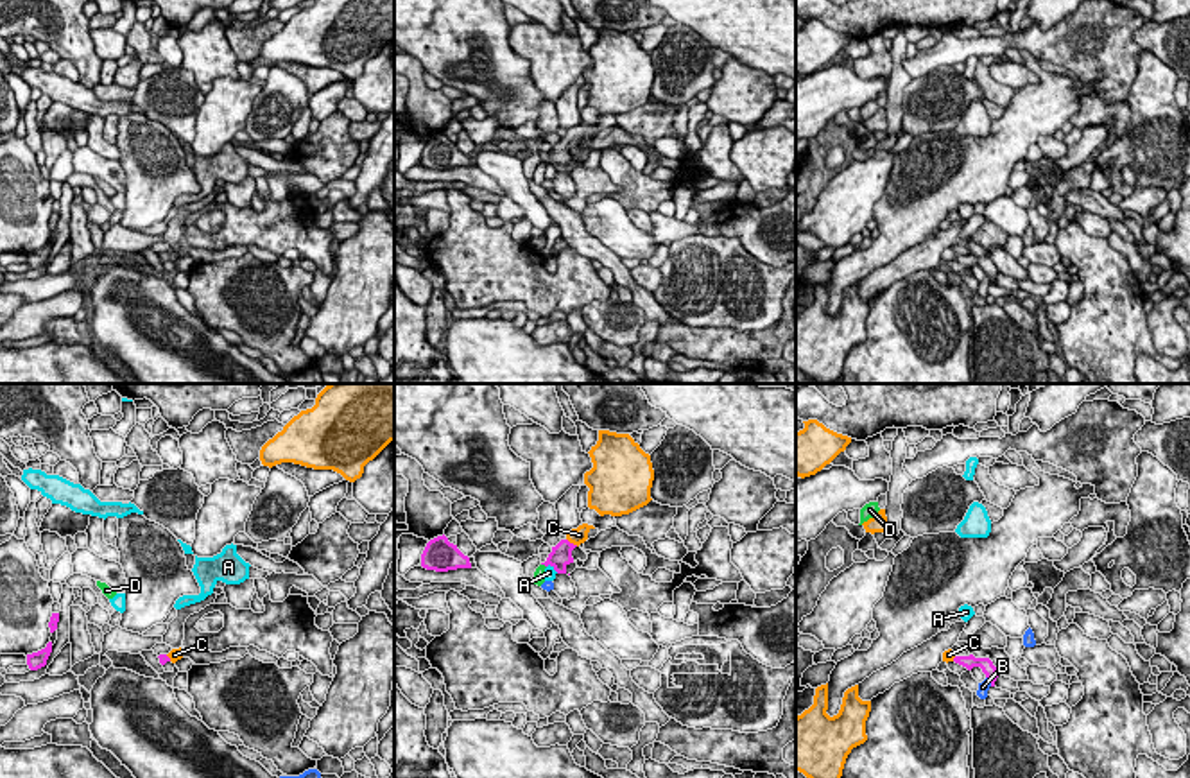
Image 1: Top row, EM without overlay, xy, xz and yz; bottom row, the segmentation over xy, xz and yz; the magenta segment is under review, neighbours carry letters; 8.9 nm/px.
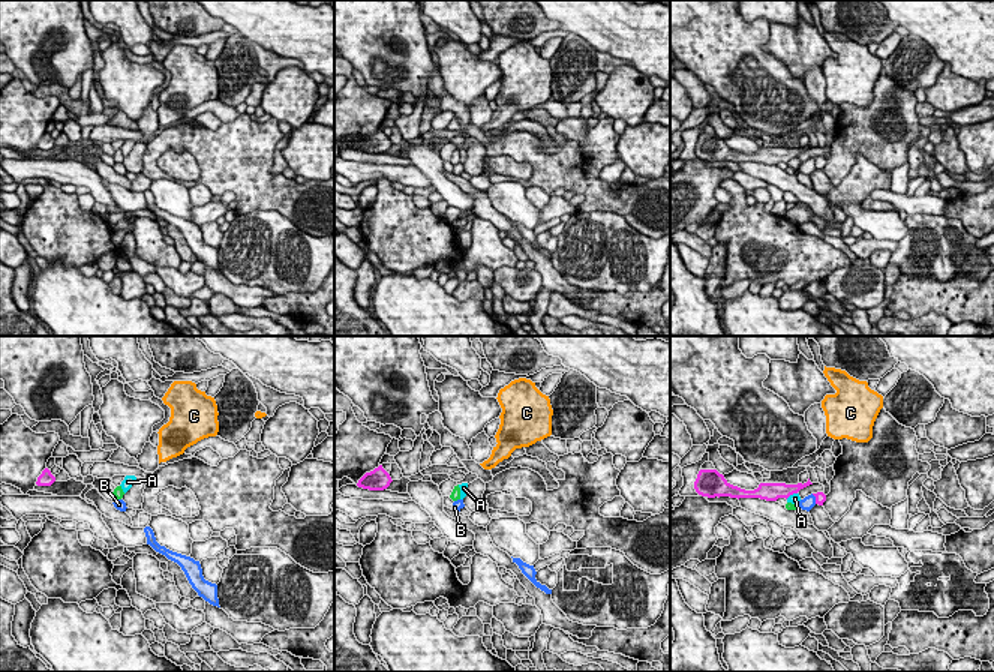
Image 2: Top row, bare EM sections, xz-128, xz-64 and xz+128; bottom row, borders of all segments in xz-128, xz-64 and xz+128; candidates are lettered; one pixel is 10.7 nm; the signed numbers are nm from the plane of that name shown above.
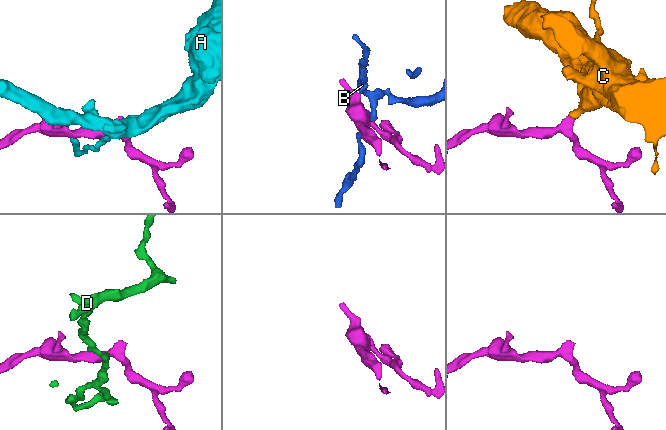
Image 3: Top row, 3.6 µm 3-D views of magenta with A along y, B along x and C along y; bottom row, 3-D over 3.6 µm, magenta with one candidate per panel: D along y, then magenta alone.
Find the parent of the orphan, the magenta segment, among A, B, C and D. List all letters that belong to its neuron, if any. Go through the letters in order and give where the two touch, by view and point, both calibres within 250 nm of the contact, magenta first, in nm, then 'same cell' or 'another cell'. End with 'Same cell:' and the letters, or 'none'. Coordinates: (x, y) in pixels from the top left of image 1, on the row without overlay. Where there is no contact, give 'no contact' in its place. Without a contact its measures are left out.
A: contact xz (552, 164); calibres 190 and 100 nm; another cell
B: contact yz (990, 278); calibres 120 and 100 nm; another cell
C: contact xz (572, 142); calibres 190 and 140 nm; same cell
D: contact xz (543, 162); calibres 190 and 100 nm; another cell
Same cell: C

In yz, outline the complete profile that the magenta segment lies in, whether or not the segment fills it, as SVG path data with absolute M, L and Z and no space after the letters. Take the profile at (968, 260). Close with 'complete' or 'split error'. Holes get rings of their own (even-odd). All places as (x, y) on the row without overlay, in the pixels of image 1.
M952 247L943 251L943 260L955 260L962 265L966 265L968 269L971 269L973 265L980 265L982 271L986 272L986 276L991 280L991 285L995 285L995 280L998 276L996 265L993 264L993 260L989 256L975 256L973 253L970 255L957 255Z; split error

